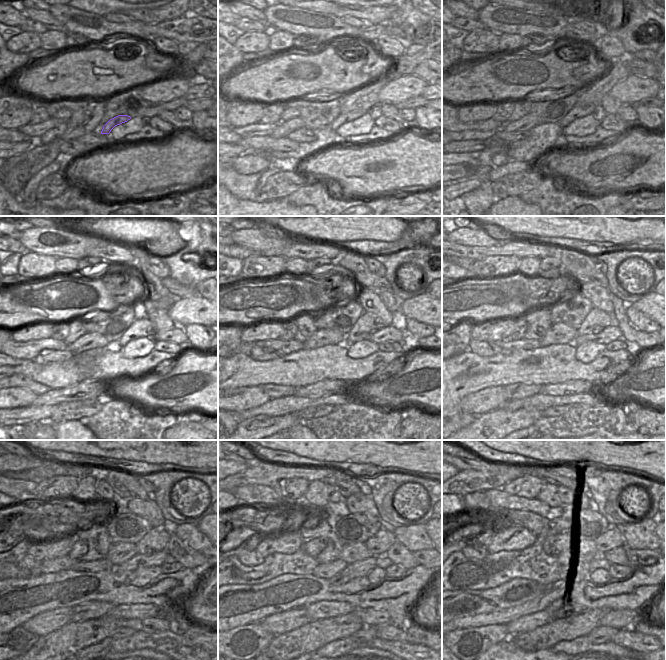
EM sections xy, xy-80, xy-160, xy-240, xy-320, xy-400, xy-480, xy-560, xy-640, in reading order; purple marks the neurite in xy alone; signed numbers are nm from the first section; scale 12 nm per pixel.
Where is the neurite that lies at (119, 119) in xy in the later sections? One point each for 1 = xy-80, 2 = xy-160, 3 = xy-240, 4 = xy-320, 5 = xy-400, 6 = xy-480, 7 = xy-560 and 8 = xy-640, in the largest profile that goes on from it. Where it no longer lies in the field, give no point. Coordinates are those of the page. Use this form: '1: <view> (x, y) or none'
1: xy-80 (347, 117)
2: xy-160 (577, 112)
3: xy-240 (142, 327)
4: xy-320 (369, 322)
5: xy-400 (597, 319)
6: xy-480 (156, 539)
7: xy-560 (380, 543)
8: xy-640 (611, 539)

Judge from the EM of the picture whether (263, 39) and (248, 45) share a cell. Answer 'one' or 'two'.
one

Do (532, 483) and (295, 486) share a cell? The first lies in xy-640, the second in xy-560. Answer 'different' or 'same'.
same

